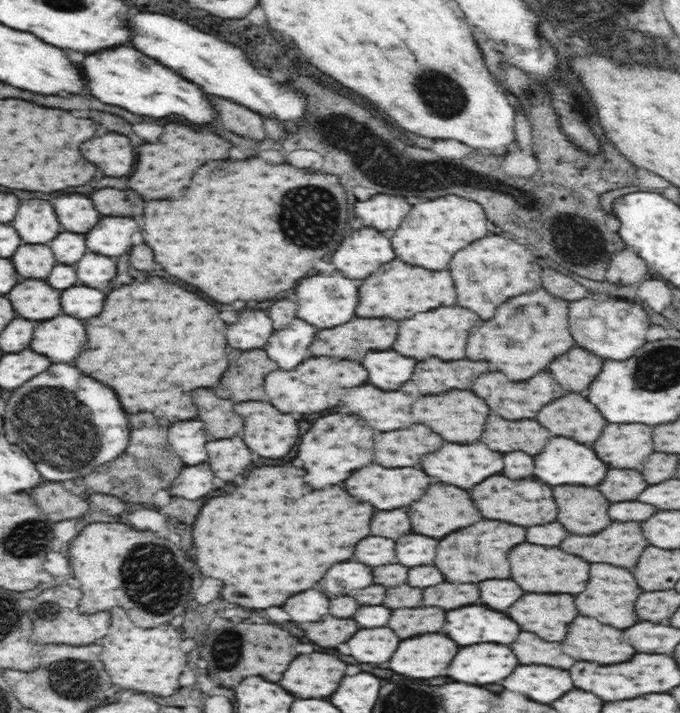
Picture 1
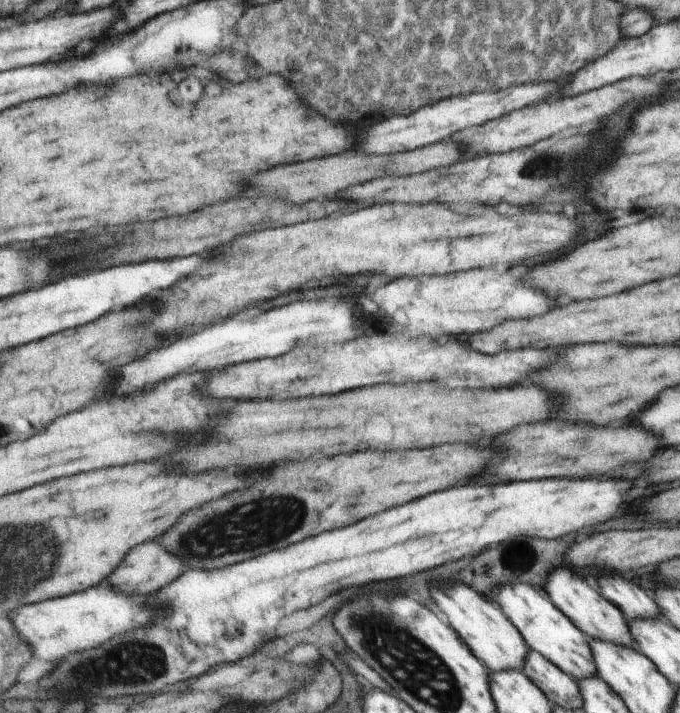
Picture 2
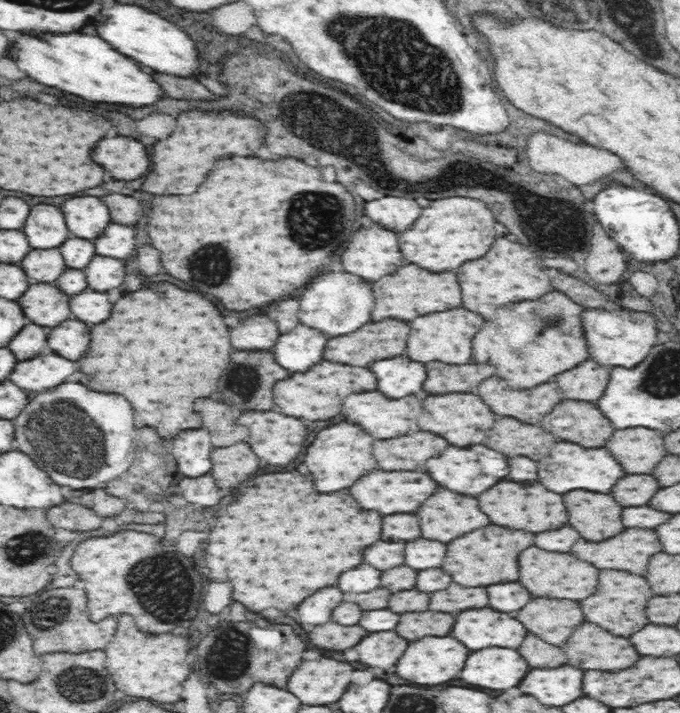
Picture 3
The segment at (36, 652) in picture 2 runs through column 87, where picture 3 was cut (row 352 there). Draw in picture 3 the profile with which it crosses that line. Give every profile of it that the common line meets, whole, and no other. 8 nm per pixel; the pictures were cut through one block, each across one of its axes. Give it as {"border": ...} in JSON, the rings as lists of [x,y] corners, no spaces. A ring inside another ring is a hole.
{"border":[[[585,309],[582,314],[582,326],[592,360],[605,367],[631,369],[637,367],[649,352],[658,344],[656,322],[650,314],[634,312],[628,309],[607,310]]]}

